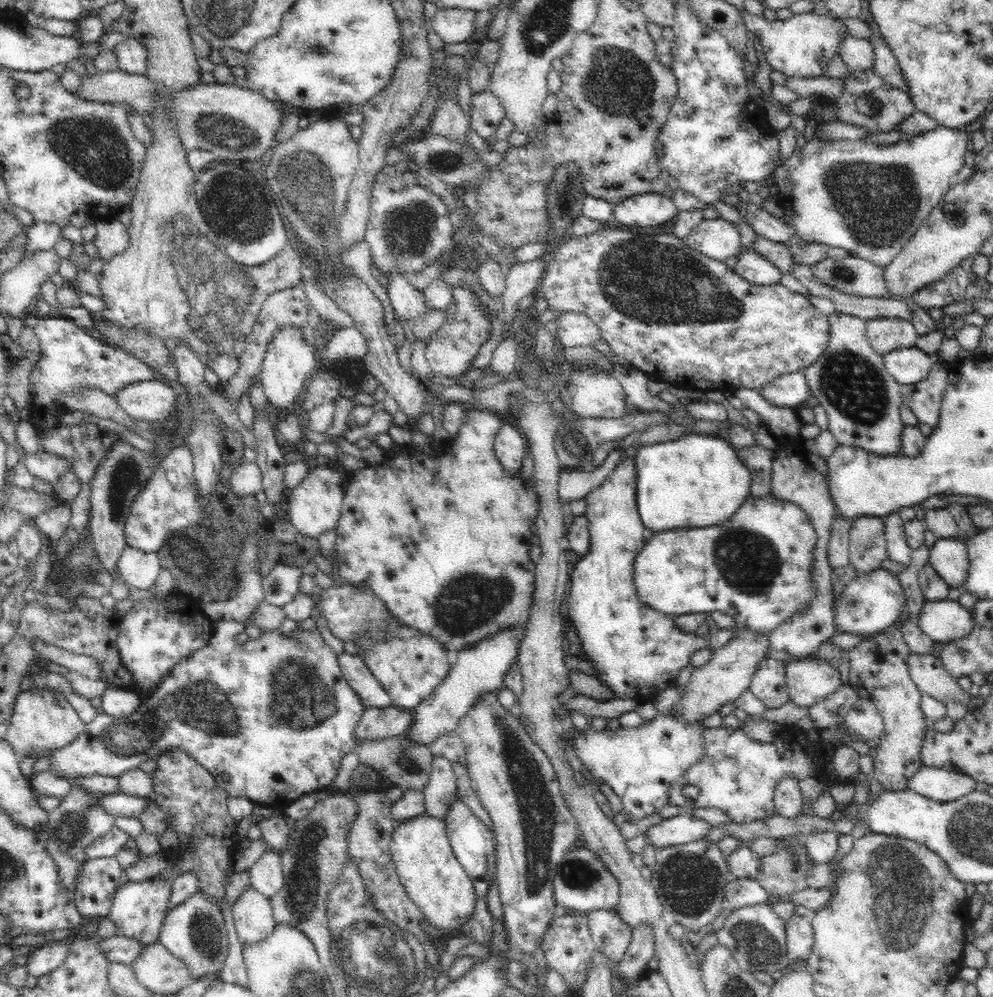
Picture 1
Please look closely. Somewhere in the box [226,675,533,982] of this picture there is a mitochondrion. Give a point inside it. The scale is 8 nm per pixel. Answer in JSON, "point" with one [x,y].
{"point":[301,898]}

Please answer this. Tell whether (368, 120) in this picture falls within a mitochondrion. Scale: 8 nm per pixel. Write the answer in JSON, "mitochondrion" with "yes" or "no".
{"mitochondrion":"no"}

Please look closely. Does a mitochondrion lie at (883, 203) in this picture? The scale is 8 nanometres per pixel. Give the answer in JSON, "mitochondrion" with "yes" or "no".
{"mitochondrion":"yes"}

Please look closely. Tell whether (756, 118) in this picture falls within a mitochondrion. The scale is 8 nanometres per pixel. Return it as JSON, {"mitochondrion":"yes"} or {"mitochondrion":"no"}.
{"mitochondrion":"no"}

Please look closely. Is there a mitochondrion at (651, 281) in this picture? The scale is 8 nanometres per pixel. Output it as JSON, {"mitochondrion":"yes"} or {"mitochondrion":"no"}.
{"mitochondrion":"yes"}

